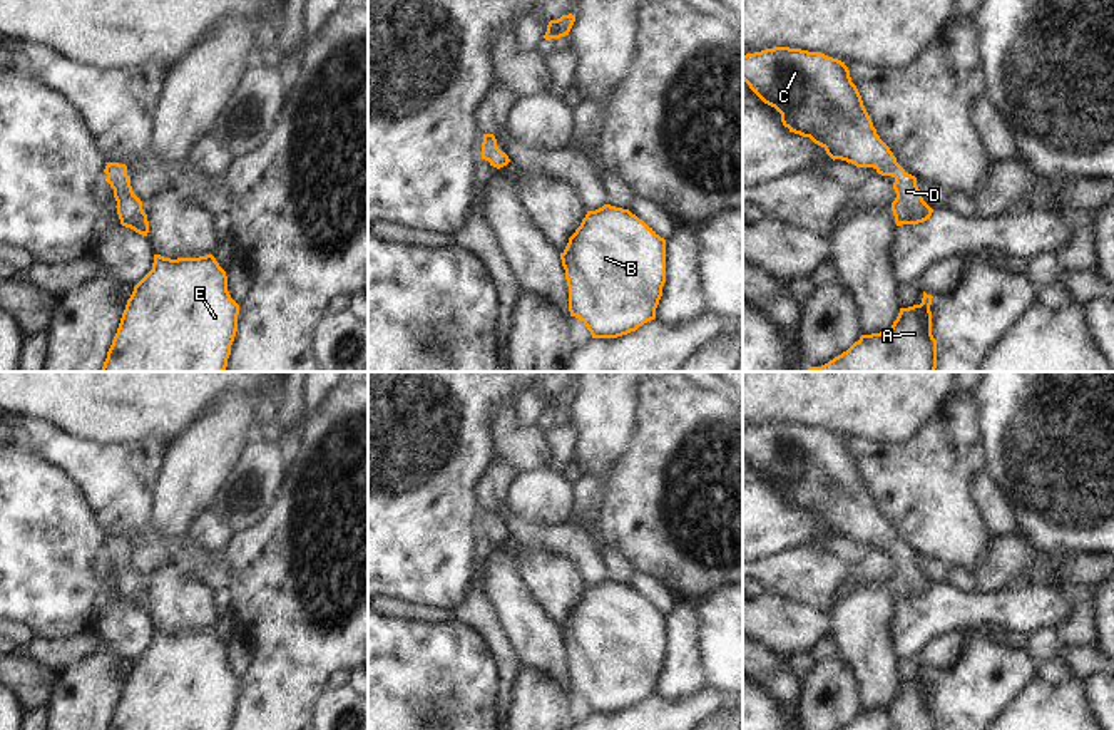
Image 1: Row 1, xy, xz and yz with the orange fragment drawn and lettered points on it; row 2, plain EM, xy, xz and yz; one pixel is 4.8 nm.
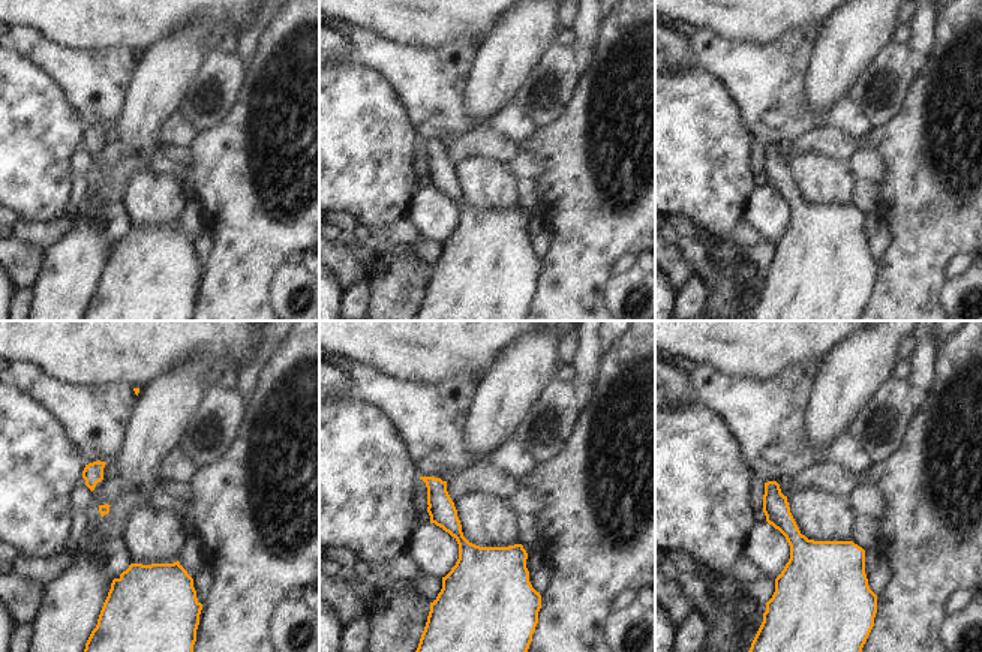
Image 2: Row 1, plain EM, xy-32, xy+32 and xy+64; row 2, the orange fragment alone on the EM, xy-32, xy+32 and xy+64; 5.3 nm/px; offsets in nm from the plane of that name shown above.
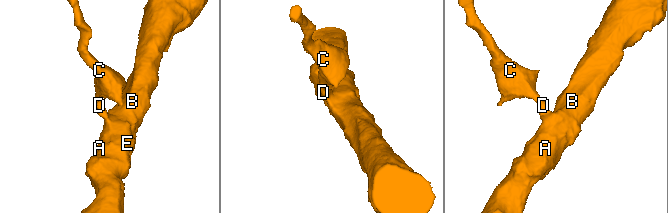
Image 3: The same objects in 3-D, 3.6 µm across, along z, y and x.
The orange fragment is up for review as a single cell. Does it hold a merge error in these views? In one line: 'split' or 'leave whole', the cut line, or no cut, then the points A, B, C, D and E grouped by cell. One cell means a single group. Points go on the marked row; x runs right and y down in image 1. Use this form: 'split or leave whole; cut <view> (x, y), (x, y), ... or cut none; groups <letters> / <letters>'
leave whole; cut none; groups A B C D E

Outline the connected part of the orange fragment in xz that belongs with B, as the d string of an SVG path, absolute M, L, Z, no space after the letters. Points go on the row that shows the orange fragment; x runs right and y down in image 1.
M604 204L595 211L587 211L560 253L560 260L569 286L570 316L579 318L592 338L617 338L656 318L656 308L666 283L666 239L629 209Z

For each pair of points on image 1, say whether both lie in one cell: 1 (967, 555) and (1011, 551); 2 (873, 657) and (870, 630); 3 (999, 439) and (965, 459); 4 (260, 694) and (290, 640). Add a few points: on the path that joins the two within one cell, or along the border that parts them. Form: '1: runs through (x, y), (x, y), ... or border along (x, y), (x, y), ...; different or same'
1: border along (992, 536), (987, 555), (970, 571); different
2: runs through (870, 650), (870, 637); same
3: border along (976, 409), (986, 452), (986, 471); different
4: runs through (273, 680), (290, 663), (290, 653); same

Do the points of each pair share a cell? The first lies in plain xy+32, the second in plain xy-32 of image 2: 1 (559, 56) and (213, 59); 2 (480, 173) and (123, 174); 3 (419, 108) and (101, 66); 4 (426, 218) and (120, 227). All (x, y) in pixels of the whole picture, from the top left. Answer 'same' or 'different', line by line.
1: same
2: different
3: same
4: same

